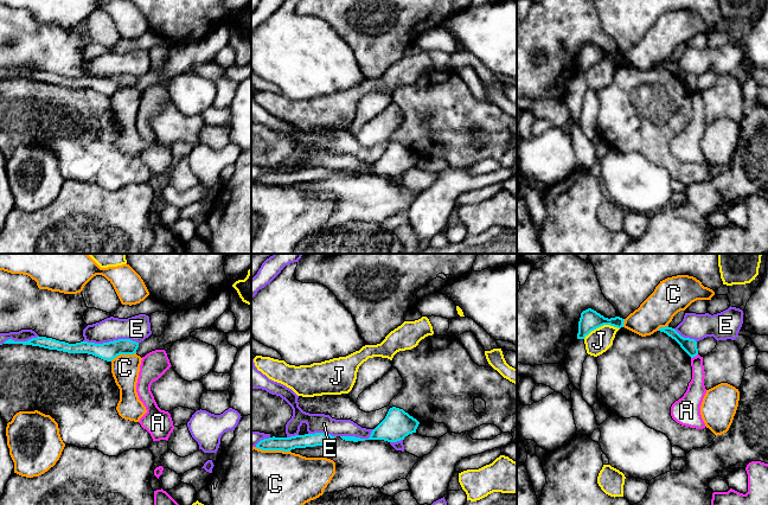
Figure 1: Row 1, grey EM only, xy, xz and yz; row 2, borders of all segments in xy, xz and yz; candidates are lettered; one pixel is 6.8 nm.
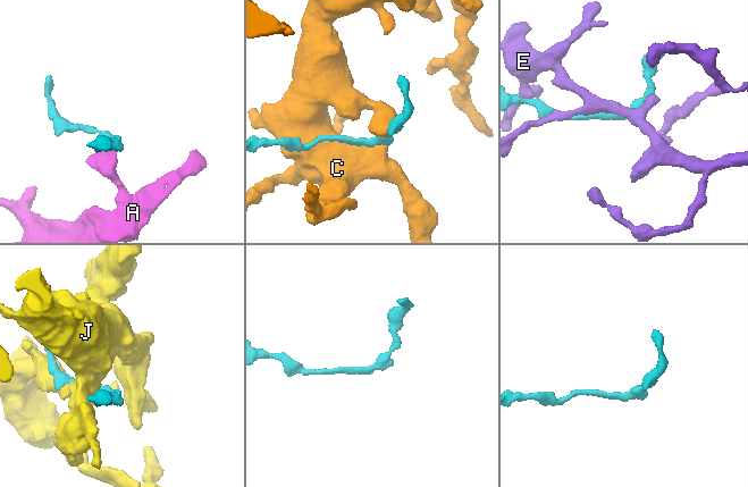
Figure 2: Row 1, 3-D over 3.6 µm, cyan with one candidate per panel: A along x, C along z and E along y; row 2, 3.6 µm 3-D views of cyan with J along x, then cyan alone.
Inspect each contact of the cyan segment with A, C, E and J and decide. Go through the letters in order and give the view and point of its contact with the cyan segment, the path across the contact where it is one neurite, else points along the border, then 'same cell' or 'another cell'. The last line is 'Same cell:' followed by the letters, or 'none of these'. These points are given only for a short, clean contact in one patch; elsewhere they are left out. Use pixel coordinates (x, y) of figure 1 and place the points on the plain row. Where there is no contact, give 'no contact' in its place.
A: meets cyan in yz at (693, 90); border along yz (697, 88), (691, 93); another cell
C: meets cyan in xz at (273, 184); another cell
E: meets cyan in xy at (110, 76); another cell
J: meets cyan in yz at (601, 59); another cell
Same cell: none of these

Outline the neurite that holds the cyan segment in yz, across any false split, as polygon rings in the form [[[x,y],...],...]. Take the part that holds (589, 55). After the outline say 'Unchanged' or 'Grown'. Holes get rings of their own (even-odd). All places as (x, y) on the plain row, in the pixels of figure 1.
[[[588,43],[581,47],[577,73],[584,73],[591,65],[603,59],[610,59],[621,63],[623,62],[623,57],[625,53],[620,51],[608,53],[597,47],[596,45]]]. Unchanged

